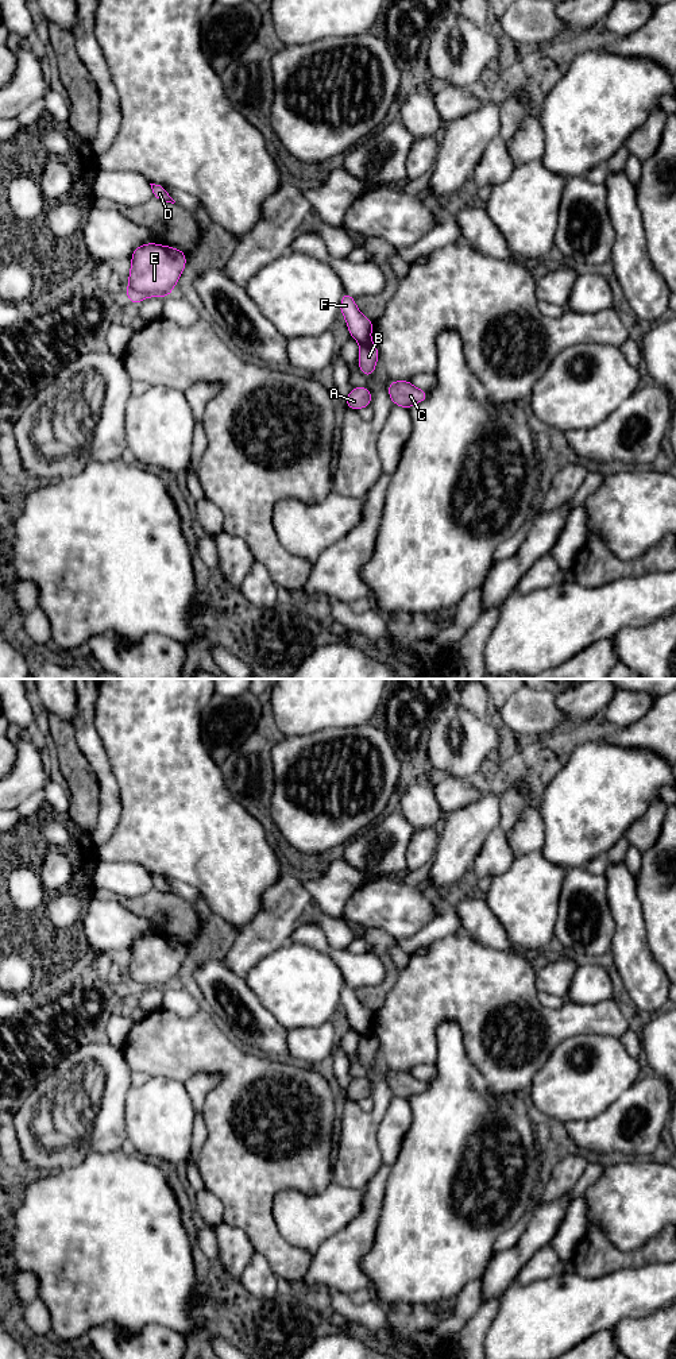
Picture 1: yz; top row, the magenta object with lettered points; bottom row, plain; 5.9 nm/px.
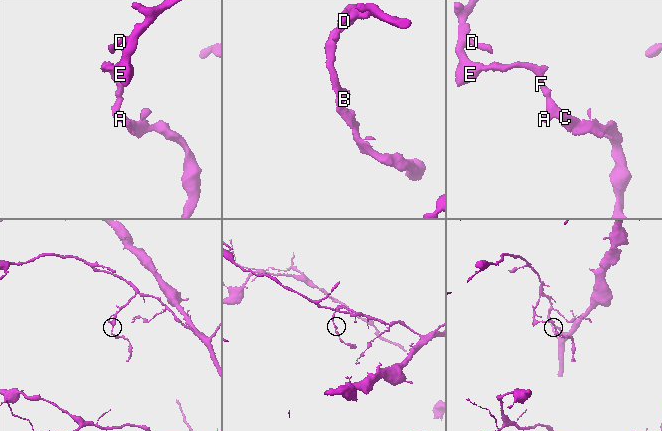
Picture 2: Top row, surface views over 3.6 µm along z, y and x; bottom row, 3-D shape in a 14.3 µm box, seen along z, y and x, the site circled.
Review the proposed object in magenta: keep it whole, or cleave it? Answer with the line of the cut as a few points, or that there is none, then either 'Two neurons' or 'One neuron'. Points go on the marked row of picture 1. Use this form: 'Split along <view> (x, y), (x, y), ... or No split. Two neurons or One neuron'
Split along yz (370, 339), (360, 344). Two neurons

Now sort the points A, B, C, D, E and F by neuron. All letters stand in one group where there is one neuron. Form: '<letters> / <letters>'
A B C / D E F

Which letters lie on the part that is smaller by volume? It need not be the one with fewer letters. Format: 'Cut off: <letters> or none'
Cut off: A, B, C

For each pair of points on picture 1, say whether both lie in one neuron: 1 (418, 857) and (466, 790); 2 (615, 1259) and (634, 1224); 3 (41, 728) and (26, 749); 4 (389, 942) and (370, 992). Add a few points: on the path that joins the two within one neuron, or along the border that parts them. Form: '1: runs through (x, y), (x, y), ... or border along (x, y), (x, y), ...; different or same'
1: border along (433, 784), (433, 796), (441, 813); different
2: border along (601, 1226), (621, 1250), (636, 1250), (651, 1239); different
3: border along (39, 741), (47, 772); different
4: runs through (386, 957), (390, 966), (390, 980), (385, 985); same

